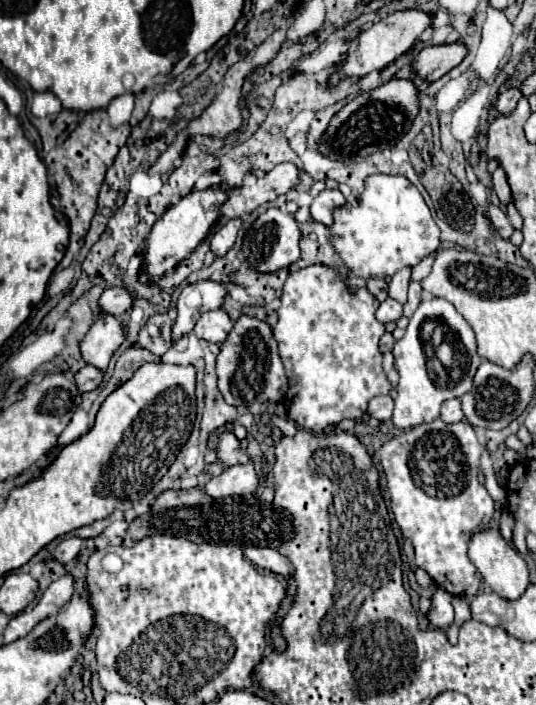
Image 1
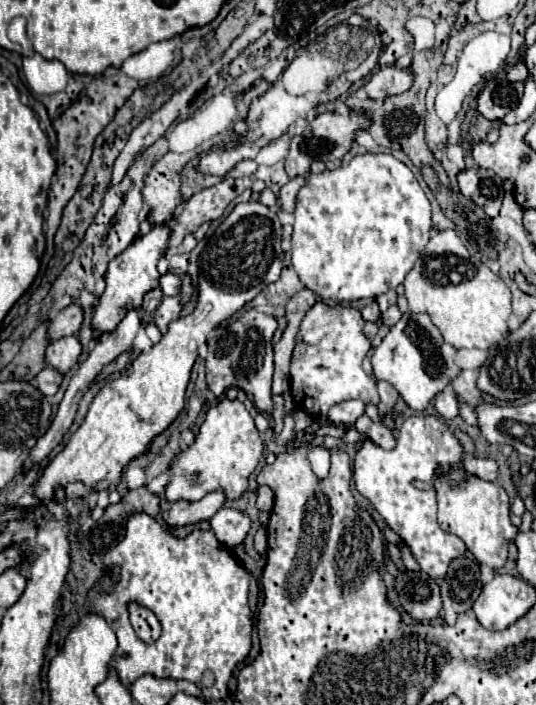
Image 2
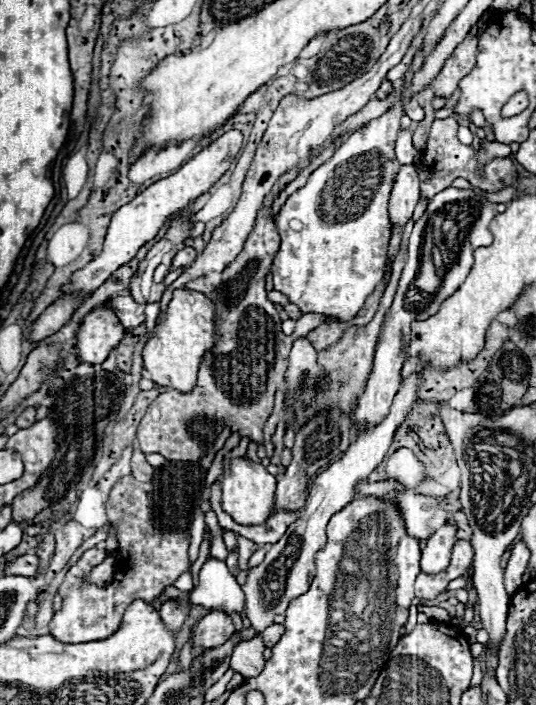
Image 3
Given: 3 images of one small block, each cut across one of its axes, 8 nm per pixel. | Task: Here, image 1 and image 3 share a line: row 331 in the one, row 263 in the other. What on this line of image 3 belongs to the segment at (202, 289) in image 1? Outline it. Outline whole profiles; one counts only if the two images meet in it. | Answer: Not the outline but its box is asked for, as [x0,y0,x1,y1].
[172,248,196,270]

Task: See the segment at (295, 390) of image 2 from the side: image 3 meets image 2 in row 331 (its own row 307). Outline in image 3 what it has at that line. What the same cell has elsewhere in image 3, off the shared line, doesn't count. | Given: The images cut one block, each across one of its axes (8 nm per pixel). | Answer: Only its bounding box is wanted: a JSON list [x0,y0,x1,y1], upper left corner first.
[272,98,410,320]

